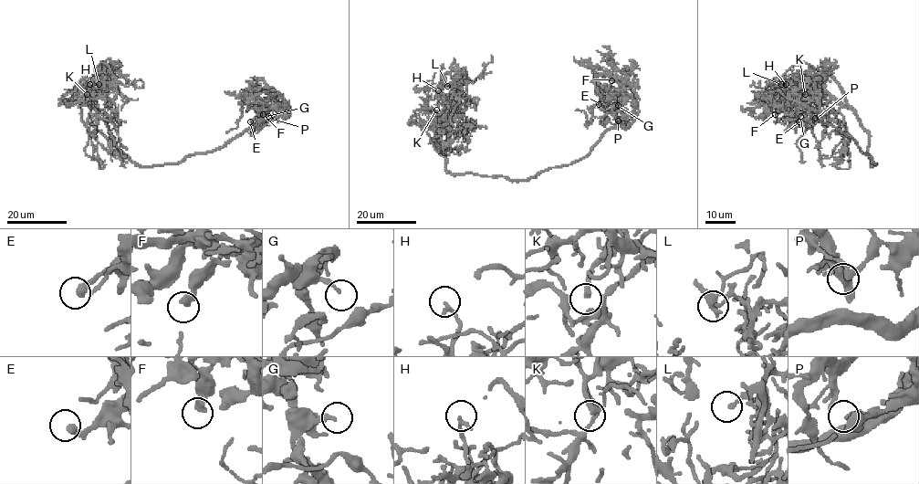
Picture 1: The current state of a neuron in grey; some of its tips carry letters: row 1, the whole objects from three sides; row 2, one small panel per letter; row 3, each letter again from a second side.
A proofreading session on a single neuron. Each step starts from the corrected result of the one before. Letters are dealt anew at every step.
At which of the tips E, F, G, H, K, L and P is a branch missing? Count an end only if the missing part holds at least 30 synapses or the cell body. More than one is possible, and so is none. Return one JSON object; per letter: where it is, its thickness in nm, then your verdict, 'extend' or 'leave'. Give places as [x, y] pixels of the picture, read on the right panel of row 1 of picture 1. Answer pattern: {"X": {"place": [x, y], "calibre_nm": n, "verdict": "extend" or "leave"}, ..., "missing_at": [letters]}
{"E": {"place": [798, 121], "calibre_nm": 320, "verdict": "leave"}, "F": {"place": [775, 114], "calibre_nm": 320, "verdict": "leave"}, "G": {"place": [800, 116], "calibre_nm": 220, "verdict": "leave"}, "H": {"place": [786, 84], "calibre_nm": 190, "verdict": "leave"}, "K": {"place": [805, 94], "calibre_nm": 160, "verdict": "extend"}, "L": {"place": [781, 84], "calibre_nm": 140, "verdict": "leave"}, "P": {"place": [815, 118], "calibre_nm": 200, "verdict": "leave"}, "missing_at": ["K"]}

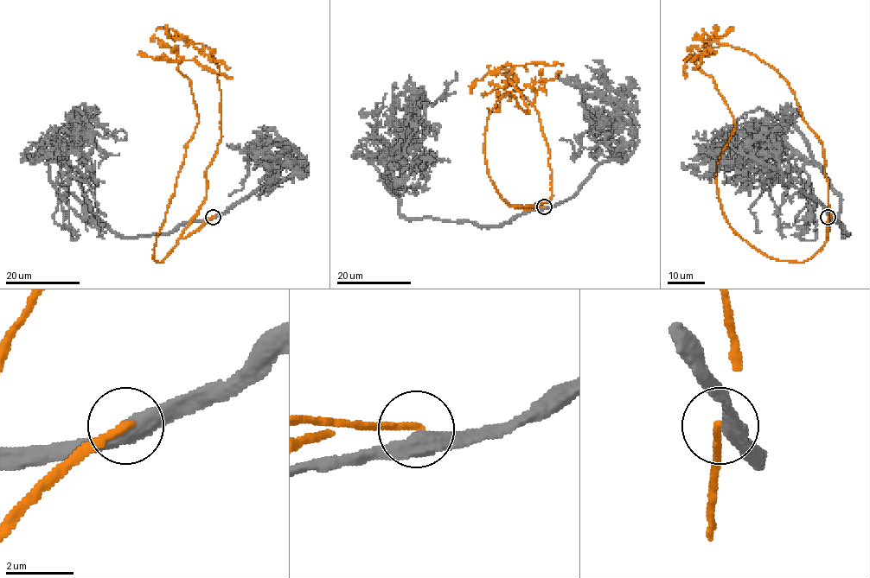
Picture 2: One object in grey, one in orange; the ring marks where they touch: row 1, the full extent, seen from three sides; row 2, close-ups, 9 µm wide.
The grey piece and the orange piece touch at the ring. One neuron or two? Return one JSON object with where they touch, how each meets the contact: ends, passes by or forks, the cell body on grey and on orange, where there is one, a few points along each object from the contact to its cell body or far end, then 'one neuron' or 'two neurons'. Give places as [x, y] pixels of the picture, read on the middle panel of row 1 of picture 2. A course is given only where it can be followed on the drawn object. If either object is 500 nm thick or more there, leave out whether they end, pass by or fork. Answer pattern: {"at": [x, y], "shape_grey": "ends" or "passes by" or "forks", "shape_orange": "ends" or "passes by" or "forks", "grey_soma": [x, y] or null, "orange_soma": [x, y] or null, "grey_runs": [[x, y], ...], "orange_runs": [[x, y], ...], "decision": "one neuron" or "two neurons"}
{"at": [544, 206], "shape_grey": "passes by", "shape_orange": "ends", "grey_soma": null, "orange_soma": null, "grey_runs": [[544, 206], [499, 225], [399, 214], [387, 158], [400, 142], [404, 123], [419, 99], [433, 104], [455, 75]], "orange_runs": [[544, 206], [510, 206], [498, 193], [484, 132], [507, 95], [530, 112], [508, 79], [515, 66], [563, 65]], "decision": "two neurons"}

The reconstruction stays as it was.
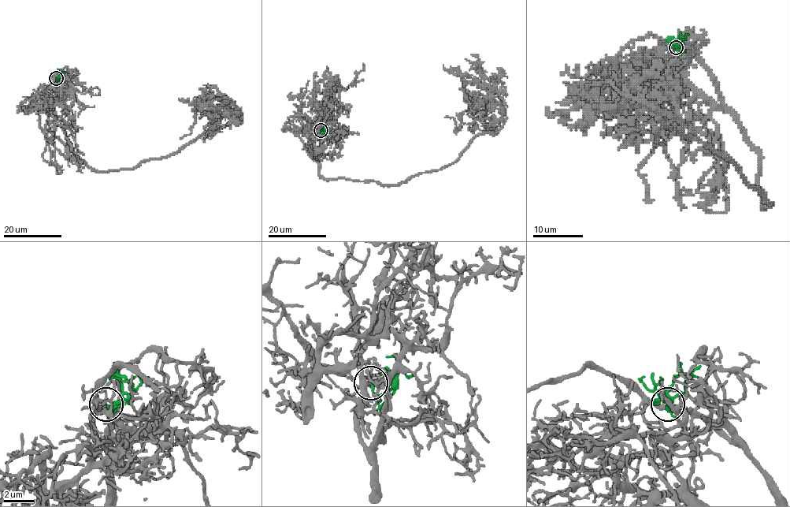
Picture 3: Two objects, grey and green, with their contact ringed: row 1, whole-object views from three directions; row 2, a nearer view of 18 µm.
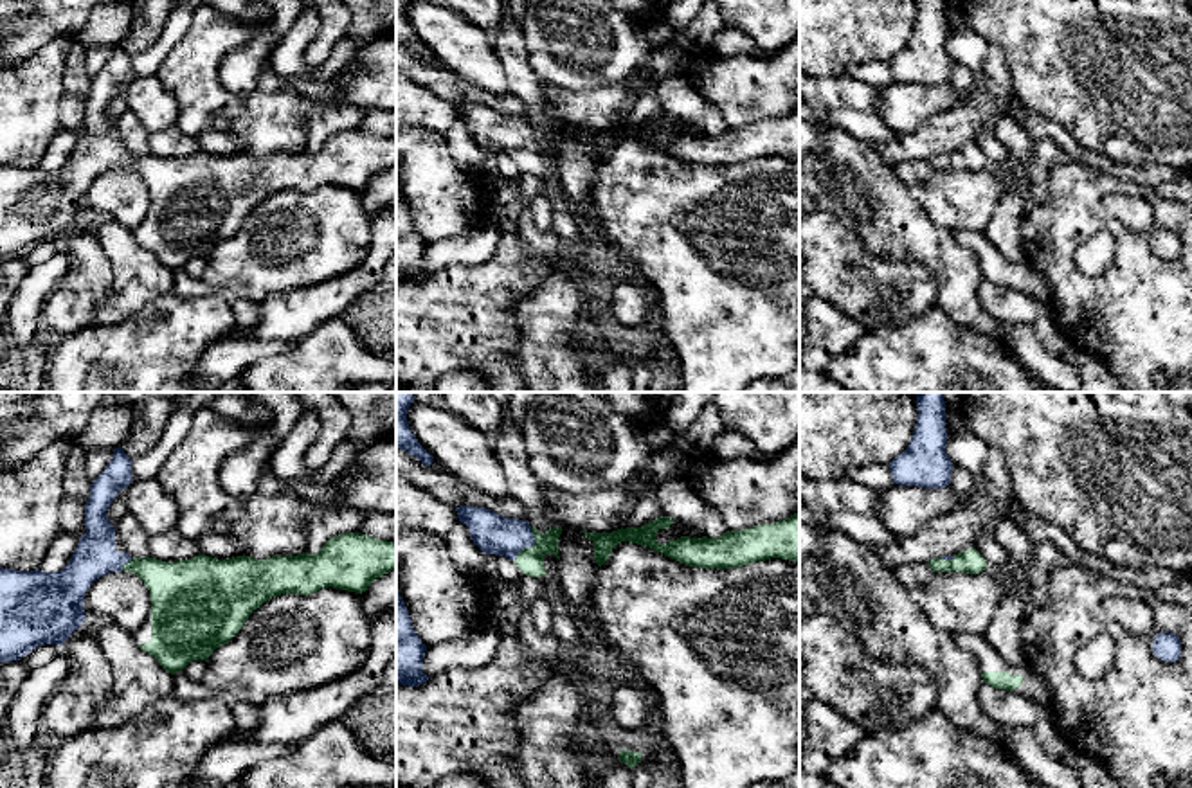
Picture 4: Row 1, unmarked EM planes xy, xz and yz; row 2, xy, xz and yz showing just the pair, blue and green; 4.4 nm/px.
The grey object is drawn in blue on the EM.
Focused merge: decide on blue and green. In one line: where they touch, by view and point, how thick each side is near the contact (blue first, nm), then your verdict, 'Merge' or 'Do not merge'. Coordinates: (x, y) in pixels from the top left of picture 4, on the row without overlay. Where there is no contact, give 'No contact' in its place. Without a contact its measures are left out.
Touches blue at xz (532, 143). Thickness 180 nm (blue) against 120 nm. Merge

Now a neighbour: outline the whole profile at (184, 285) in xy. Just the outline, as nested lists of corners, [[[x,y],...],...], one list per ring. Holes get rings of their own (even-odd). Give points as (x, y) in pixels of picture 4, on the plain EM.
[[[178,268],[173,272],[171,291],[184,299],[194,299],[200,295],[207,295],[212,290],[202,279],[193,279],[184,268]]]

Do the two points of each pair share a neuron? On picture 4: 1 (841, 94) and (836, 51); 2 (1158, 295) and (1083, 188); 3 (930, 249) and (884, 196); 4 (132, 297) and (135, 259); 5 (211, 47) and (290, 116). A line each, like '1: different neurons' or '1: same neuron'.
1: different neurons
2: same neuron
3: same neuron
4: same neuron
5: same neuron

